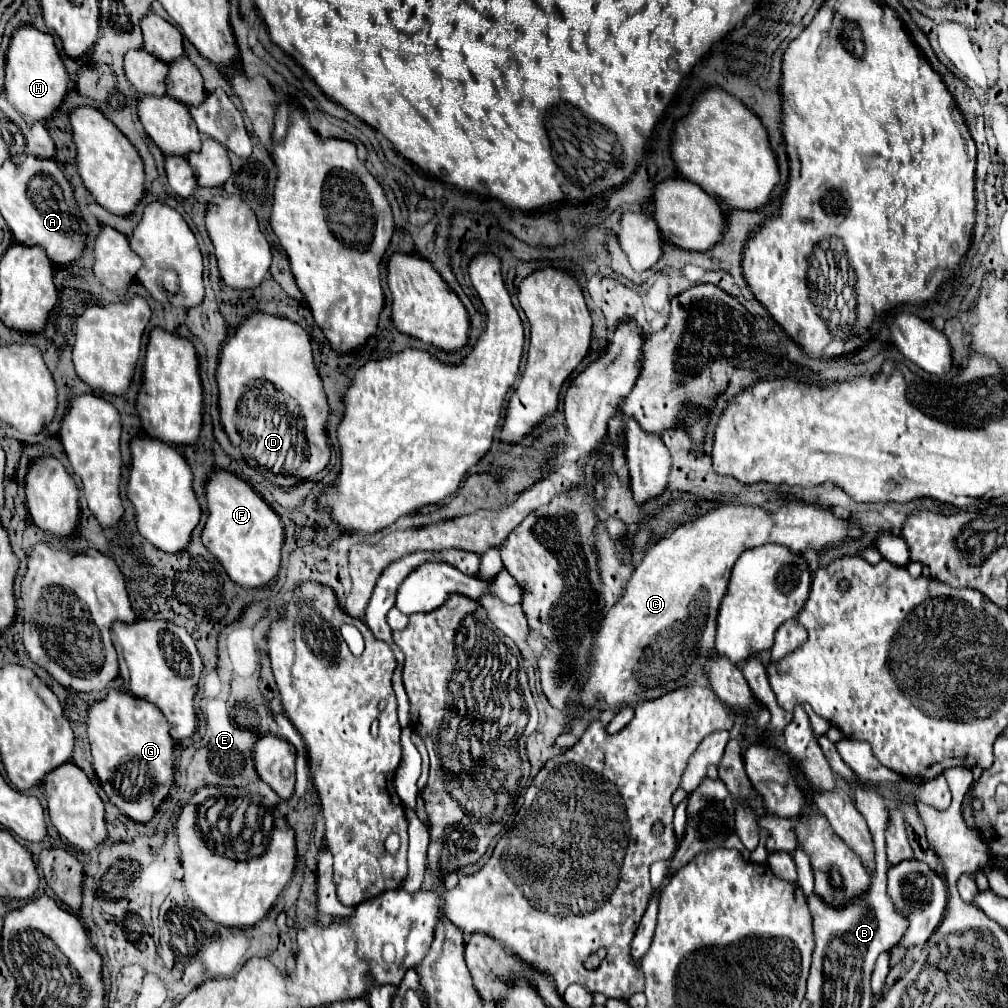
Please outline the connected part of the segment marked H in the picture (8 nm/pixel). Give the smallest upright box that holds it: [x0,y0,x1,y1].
[4,24,70,120]

